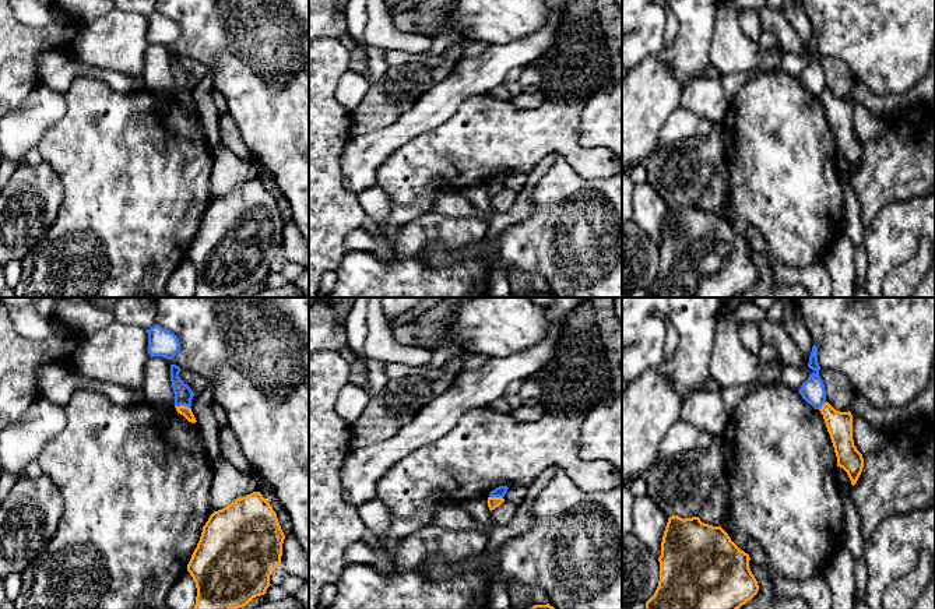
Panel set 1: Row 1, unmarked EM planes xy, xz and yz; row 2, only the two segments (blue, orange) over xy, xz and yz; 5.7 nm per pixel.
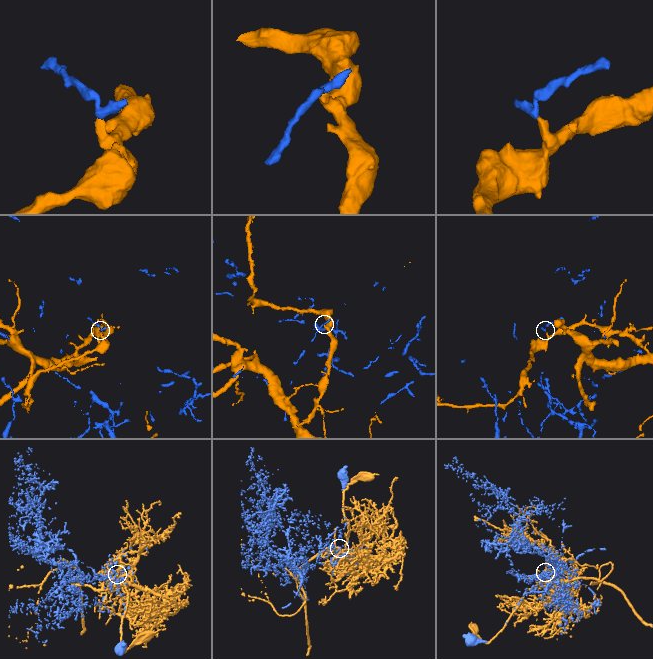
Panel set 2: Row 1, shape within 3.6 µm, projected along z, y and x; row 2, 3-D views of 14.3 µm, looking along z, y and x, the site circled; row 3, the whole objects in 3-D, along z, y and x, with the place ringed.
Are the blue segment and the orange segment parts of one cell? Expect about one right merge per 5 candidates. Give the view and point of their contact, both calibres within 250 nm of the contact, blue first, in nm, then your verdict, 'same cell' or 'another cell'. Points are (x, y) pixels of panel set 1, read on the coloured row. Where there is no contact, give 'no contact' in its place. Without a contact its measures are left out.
contact xy (182, 404); calibres 110 and 60 nm; another cell

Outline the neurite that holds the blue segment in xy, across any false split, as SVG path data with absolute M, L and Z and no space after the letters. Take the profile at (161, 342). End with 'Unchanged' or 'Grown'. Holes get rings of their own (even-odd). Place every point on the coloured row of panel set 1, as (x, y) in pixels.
M155 324L150 330L147 330L147 334L148 334L148 353L151 355L151 358L162 356L166 359L172 359L179 352L180 342L173 332Z. Unchanged

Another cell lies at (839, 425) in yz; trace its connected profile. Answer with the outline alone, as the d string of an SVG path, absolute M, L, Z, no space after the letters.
M829 402L819 409L823 415L827 432L830 434L837 467L843 468L854 486L862 472L864 458L853 440L853 415L851 412L836 411Z

